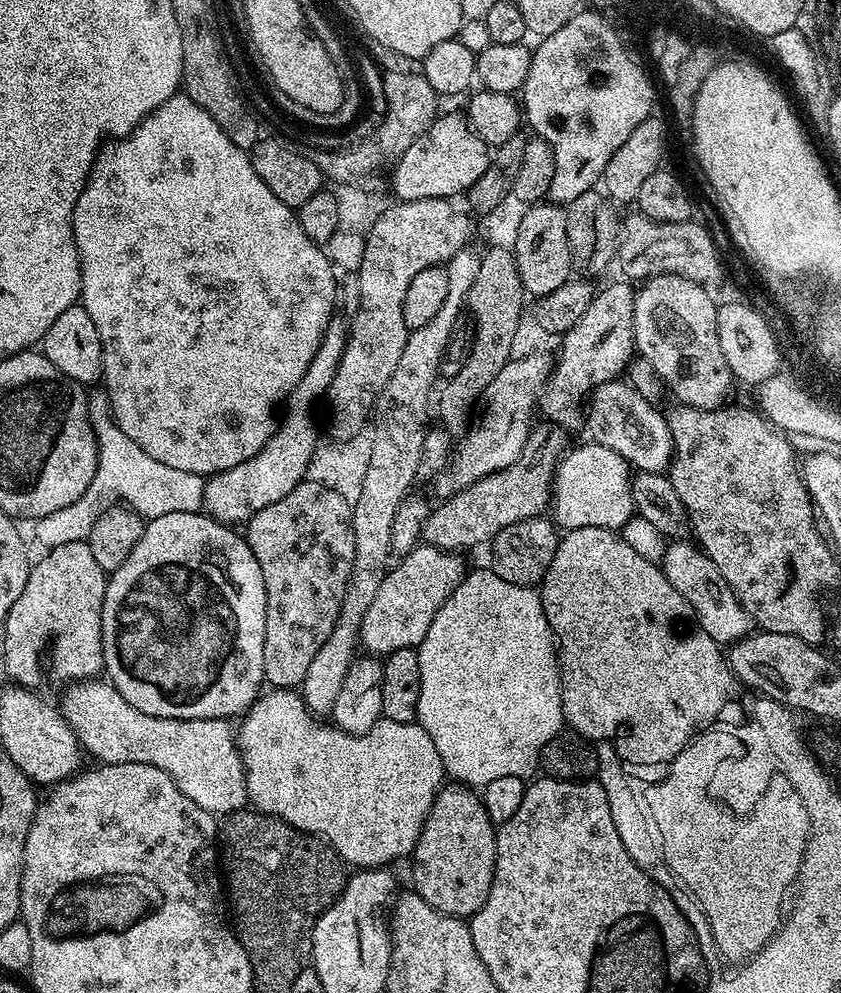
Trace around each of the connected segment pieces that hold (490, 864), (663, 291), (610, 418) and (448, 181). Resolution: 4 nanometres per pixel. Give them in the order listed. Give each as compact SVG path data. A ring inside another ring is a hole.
M456 782L449 783L440 789L410 857L410 863L412 863L411 887L423 900L430 902L434 910L447 916L471 918L486 902L496 869L497 825L493 824L491 818L486 814L483 799L477 793L475 796L472 792L475 791L471 787L461 786Z
M663 272L661 276L651 276L635 289L634 314L632 315L632 335L637 353L664 380L664 387L677 397L679 403L689 404L702 410L714 410L725 407L728 391L734 385L734 377L726 362L726 354L722 354L722 346L718 342L716 329L717 301L712 301L711 291L705 285L694 282L685 276L675 276Z
M617 378L610 382L606 382L605 384L598 385L598 387L592 392L590 399L586 404L586 429L588 428L589 434L592 435L589 437L591 437L595 443L605 444L607 448L614 450L614 454L618 454L623 460L627 460L633 469L641 472L664 472L665 469L671 465L674 449L672 446L672 435L668 429L667 419L665 418L665 415L662 412L659 413L656 408L657 405L653 403L653 401L642 398L642 394L638 394L638 390L634 390L631 384L625 382L623 379Z
M440 114L428 130L395 161L396 169L392 172L392 192L397 201L425 200L426 198L456 198L456 195L467 193L468 189L482 178L482 174L490 167L490 148L468 124L463 115L445 116Z

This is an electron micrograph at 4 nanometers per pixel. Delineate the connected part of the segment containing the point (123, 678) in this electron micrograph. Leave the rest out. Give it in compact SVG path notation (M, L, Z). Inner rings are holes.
M203 511L179 512L153 516L144 525L138 546L130 550L130 558L118 566L118 570L107 577L104 586L102 606L102 642L104 643L104 672L116 687L118 694L142 710L142 714L154 714L158 718L178 718L179 720L220 720L223 716L236 716L248 711L261 695L264 679L264 643L266 642L266 582L262 582L262 566L250 550L247 539L240 536L235 527L213 520Z

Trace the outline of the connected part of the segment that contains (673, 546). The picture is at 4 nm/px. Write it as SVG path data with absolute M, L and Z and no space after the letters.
M673 539L664 549L662 567L666 578L670 578L670 586L686 598L696 616L696 623L714 638L716 644L731 646L753 631L751 614L742 606L734 590L730 590L726 578L722 578L722 570L718 570L718 566L714 566L712 559L695 543Z

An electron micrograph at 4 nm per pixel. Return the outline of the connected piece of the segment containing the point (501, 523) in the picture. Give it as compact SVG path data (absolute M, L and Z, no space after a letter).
M555 426L533 427L528 441L510 466L500 472L490 474L470 486L466 486L453 496L441 499L440 505L433 507L424 523L425 545L441 548L443 552L463 553L463 548L487 545L506 526L514 522L529 520L547 513L552 502L552 486L556 475L556 465L569 447L569 433Z

